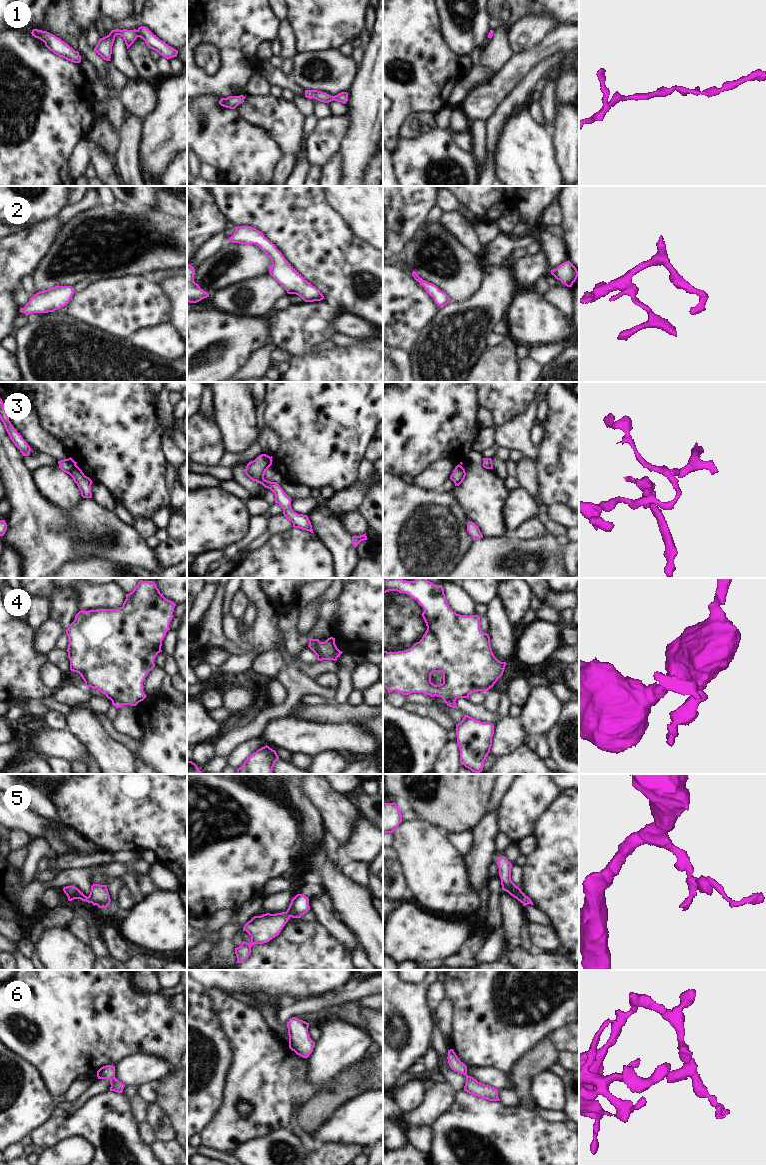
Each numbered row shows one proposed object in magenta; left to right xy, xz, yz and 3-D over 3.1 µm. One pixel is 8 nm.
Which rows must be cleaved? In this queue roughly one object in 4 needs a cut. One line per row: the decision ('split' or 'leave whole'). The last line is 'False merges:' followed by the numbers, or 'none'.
1: leave whole
2: leave whole
3: split
4: split
5: leave whole
6: leave whole
False merges: 3, 4

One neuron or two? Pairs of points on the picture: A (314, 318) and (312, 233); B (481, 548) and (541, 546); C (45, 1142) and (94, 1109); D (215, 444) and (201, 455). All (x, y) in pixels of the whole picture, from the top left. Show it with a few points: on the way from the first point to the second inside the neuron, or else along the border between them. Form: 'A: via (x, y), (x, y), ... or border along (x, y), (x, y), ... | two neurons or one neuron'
A: border along (325, 298), (336, 304), (342, 312) | two neurons
B: via (496, 549), (526, 549) | one neuron
C: via (57, 1130), (61, 1126), (78, 1125), (82, 1121) | one neuron
D: via (212, 444), (204, 452) | one neuron

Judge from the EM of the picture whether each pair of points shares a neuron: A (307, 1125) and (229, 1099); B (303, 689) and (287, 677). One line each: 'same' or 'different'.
A: different
B: same

